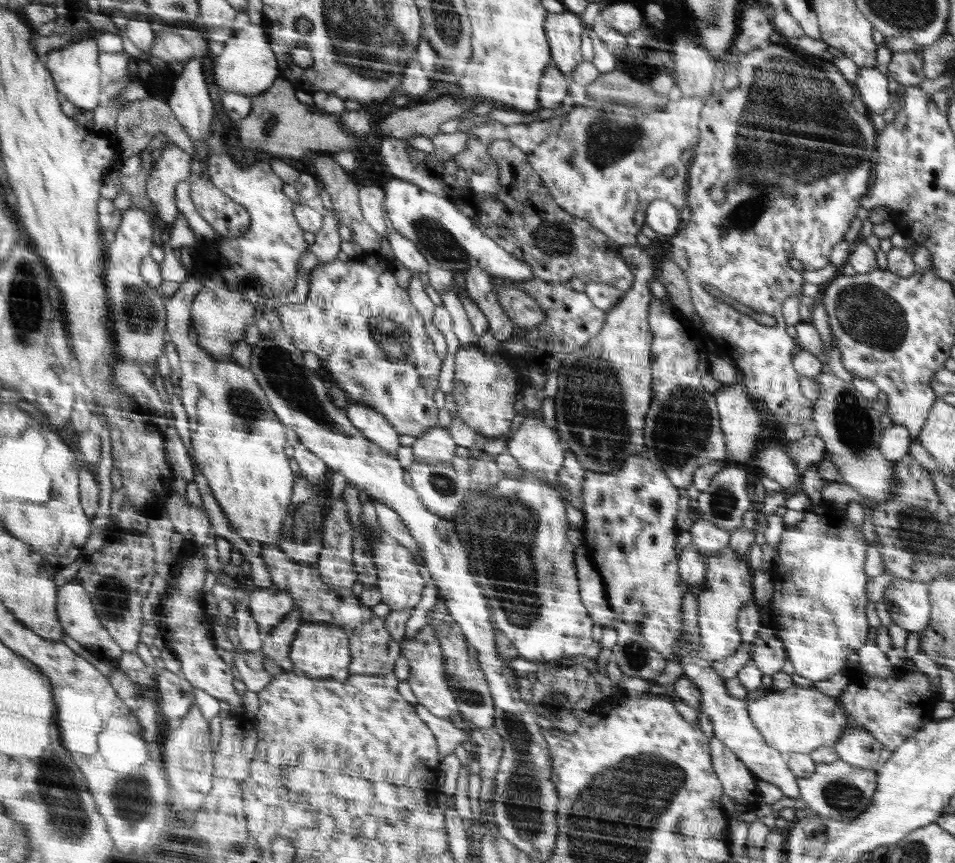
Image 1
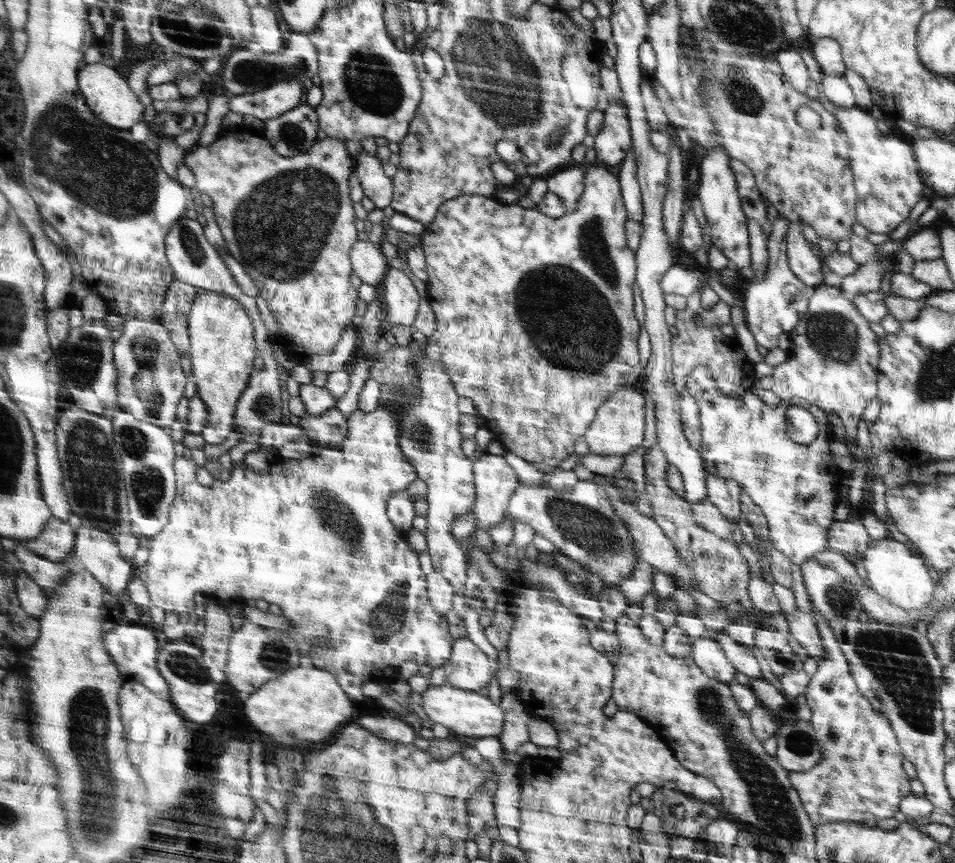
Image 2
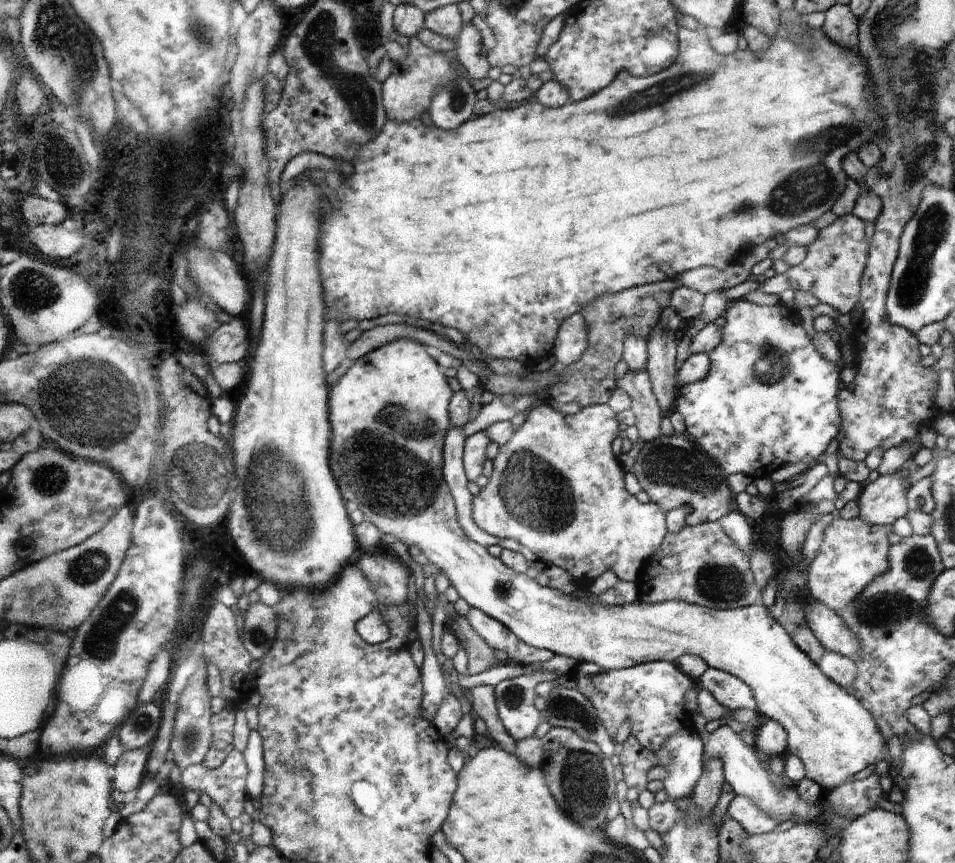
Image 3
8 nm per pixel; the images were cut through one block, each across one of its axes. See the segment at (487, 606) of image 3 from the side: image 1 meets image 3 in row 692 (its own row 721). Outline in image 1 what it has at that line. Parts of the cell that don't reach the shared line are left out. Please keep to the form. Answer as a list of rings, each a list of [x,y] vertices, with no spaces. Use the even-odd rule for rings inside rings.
[[[793,685],[784,691],[761,693],[759,698],[747,704],[747,708],[753,723],[767,743],[785,756],[792,752],[810,754],[821,746],[834,747],[850,725],[838,707],[838,699],[826,696],[815,687]]]

